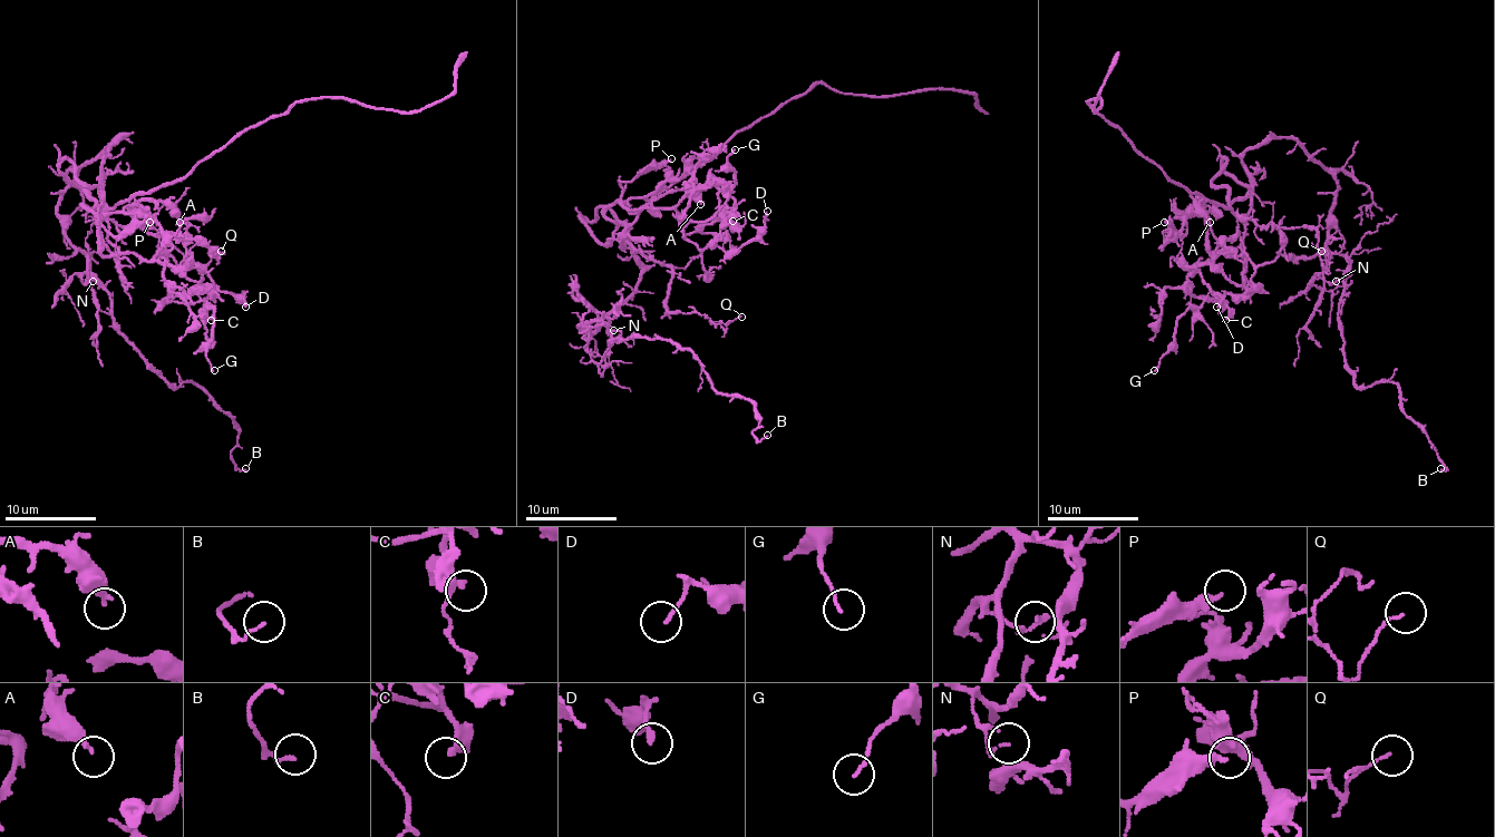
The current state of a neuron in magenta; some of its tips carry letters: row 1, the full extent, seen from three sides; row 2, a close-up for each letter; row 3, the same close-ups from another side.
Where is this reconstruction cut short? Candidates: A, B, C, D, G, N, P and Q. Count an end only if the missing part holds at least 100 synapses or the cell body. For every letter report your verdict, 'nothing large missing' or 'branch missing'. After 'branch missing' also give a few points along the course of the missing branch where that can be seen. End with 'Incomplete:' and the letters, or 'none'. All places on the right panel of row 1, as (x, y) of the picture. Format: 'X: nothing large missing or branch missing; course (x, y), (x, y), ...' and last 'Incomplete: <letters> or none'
A: nothing large missing
B: nothing large missing
C: nothing large missing
D: nothing large missing
G: nothing large missing
N: nothing large missing
P: nothing large missing
Q: nothing large missing
Incomplete: none

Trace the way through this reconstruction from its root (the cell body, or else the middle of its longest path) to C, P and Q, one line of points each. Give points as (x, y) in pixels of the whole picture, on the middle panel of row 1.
C: (630, 241), (622, 245), (622, 232), (650, 200), (632, 197), (639, 213), (719, 186), (735, 202), (733, 221)
P: (630, 241), (625, 236), (622, 245), (622, 232), (650, 200), (622, 200), (618, 179), (630, 182), (671, 158)
Q: (630, 241), (625, 236), (622, 245), (628, 241), (671, 269), (669, 312), (698, 312), (715, 323), (741, 317)

